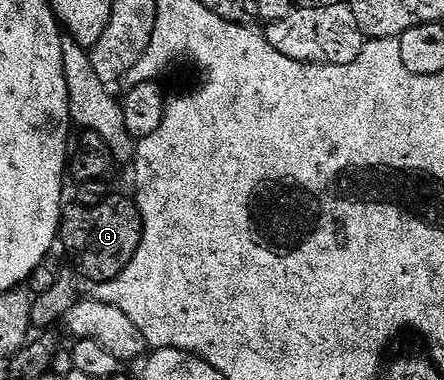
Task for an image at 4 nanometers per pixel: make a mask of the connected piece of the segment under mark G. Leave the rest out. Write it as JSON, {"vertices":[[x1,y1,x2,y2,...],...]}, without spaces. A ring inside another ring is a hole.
{"vertices":[[112,195,92,205,70,202,70,207,68,204,61,212,60,246,65,246,66,253,78,267,76,270,82,276,85,274,93,285,104,285,112,279,120,279,131,257,135,257,143,237,143,217,136,202,132,198]]}

